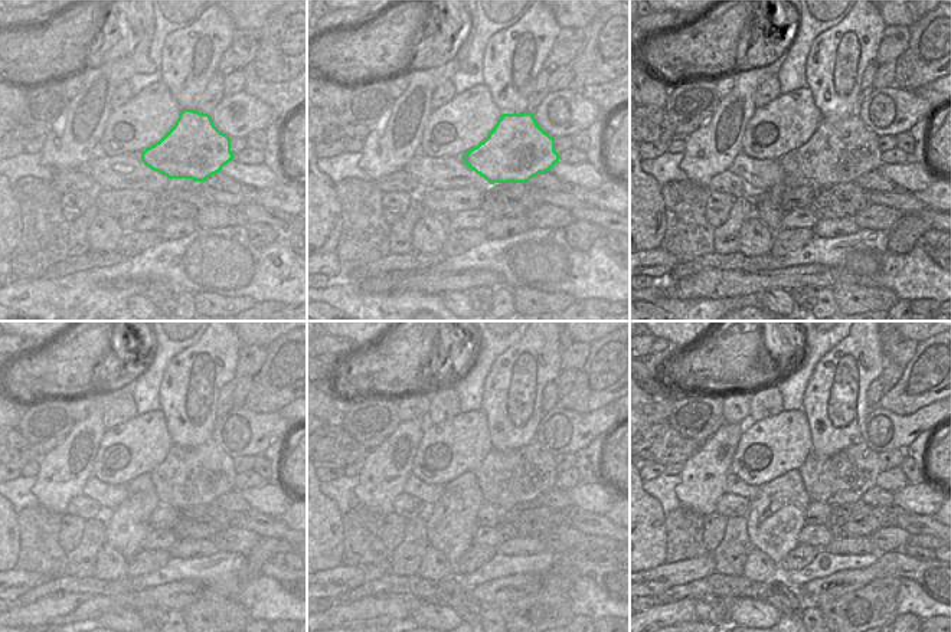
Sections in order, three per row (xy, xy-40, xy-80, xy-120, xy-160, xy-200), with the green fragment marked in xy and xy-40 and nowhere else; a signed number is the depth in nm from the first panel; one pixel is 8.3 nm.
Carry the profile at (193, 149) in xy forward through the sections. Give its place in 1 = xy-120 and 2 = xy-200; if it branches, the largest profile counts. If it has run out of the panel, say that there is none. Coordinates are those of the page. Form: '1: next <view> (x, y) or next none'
1: next xy-120 (188, 477)
2: next xy-200 (843, 478)

